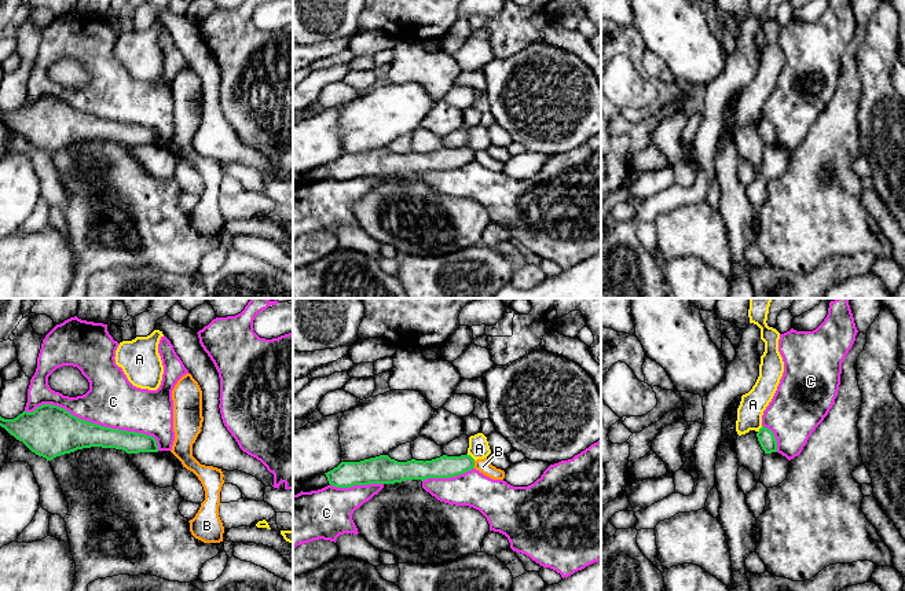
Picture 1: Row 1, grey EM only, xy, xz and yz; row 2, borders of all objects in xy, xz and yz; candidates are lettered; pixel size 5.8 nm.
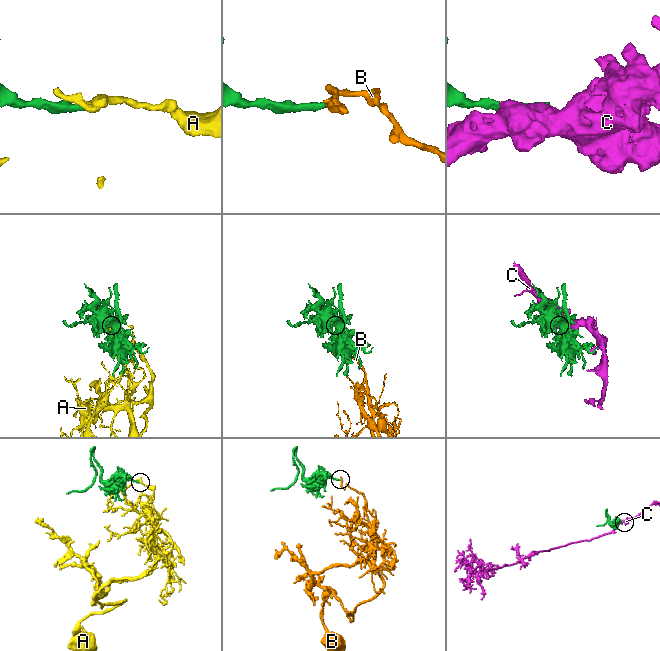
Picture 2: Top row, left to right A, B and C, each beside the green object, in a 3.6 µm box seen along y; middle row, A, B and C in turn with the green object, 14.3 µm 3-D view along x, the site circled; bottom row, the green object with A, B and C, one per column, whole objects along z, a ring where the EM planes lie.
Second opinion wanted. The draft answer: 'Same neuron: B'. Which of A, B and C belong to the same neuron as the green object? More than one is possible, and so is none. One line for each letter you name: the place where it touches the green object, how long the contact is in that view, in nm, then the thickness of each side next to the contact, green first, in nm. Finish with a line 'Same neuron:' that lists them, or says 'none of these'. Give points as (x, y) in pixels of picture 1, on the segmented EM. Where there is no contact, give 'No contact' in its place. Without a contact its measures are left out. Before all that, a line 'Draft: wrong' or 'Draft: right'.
Draft: wrong
Same neuron: none of these

